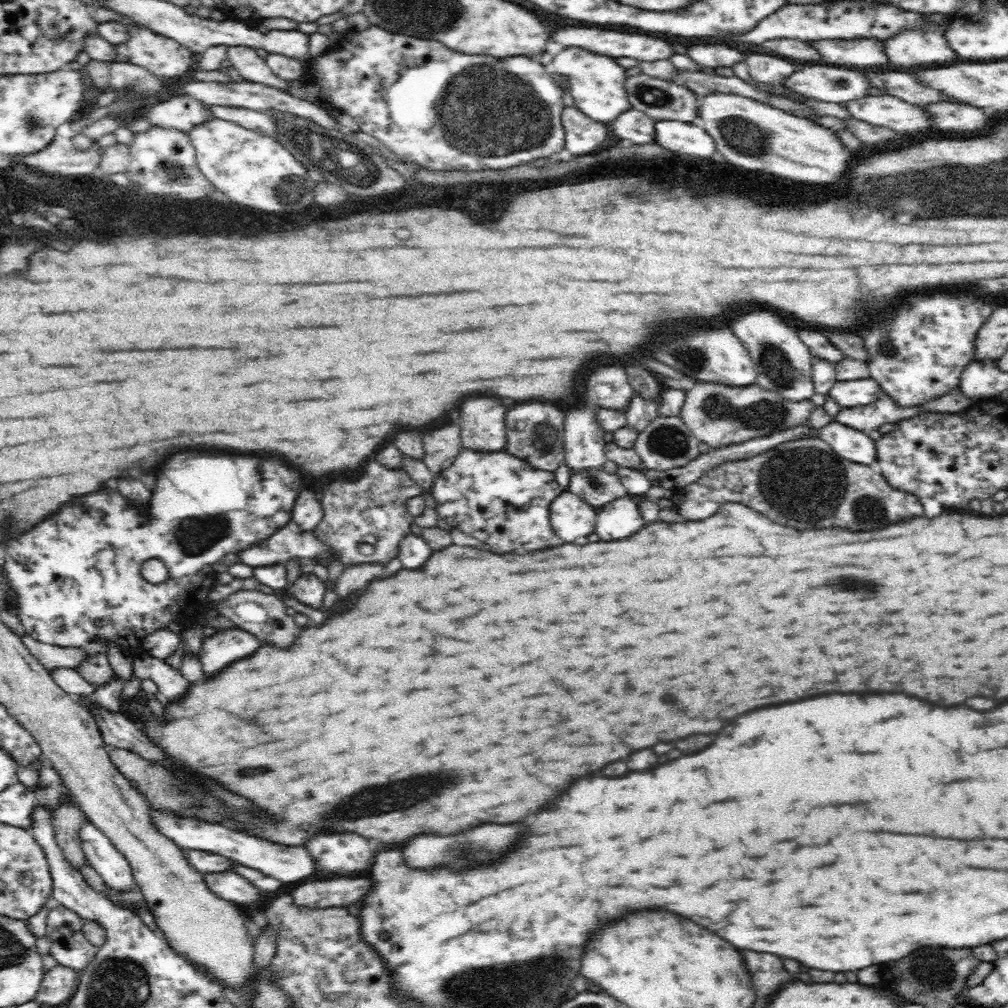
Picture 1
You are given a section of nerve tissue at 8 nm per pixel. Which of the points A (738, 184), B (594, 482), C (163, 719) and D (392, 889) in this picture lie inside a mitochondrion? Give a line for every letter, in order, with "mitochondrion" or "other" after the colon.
A: mitochondrion
B: mitochondrion
C: other
D: other

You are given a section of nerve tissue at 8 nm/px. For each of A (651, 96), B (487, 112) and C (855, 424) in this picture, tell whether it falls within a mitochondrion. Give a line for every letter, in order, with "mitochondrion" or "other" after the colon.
A: mitochondrion
B: mitochondrion
C: other

